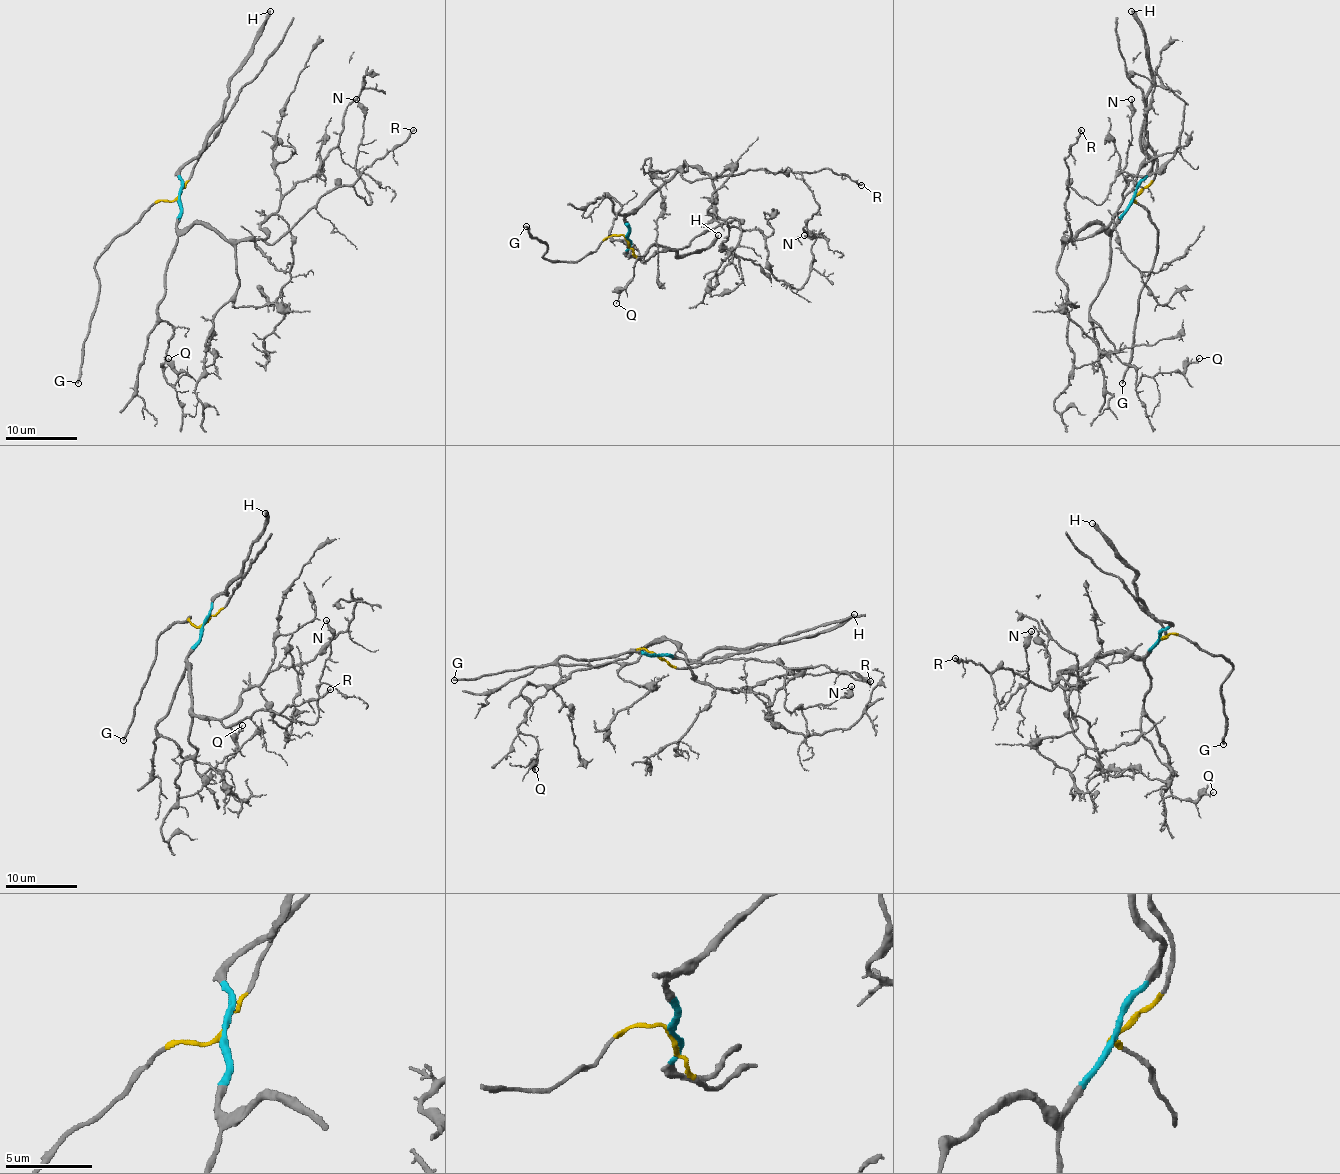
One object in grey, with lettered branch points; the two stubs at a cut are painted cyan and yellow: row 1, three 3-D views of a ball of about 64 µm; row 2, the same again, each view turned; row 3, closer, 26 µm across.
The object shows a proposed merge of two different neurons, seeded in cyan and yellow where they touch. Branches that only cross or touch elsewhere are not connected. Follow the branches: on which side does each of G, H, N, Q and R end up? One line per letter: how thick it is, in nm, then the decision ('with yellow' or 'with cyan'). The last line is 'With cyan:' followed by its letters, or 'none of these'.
G: 200 nm thick; with yellow
H: 320 nm thick; with cyan
N: 200 nm thick; with cyan
Q: 110 nm thick; with cyan
R: 180 nm thick; with cyan
With cyan: H, N, Q, R

